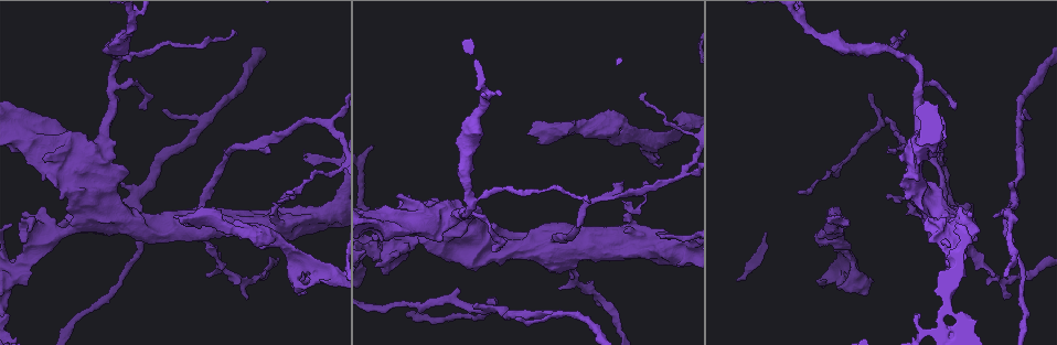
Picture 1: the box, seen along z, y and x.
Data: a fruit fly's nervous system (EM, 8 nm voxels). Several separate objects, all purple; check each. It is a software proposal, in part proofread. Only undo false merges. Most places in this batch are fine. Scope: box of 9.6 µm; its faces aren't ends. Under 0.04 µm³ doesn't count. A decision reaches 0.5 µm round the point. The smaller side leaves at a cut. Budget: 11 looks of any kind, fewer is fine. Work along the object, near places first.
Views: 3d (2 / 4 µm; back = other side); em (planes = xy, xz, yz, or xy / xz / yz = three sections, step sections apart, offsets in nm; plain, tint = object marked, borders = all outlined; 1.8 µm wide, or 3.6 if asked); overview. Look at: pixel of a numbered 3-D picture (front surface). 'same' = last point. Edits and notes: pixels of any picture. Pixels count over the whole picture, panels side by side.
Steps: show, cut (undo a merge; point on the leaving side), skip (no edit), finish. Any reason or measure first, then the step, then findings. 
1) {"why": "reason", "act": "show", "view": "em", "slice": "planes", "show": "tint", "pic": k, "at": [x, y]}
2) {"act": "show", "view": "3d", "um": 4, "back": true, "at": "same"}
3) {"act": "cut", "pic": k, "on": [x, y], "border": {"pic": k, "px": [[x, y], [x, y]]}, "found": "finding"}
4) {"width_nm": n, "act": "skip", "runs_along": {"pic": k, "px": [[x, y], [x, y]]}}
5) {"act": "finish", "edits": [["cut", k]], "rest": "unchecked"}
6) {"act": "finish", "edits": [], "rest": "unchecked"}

{"why": "calibre changes", "act": "show", "view": "3d", "um": 4, "pic": 1, "at": [131, 15]}

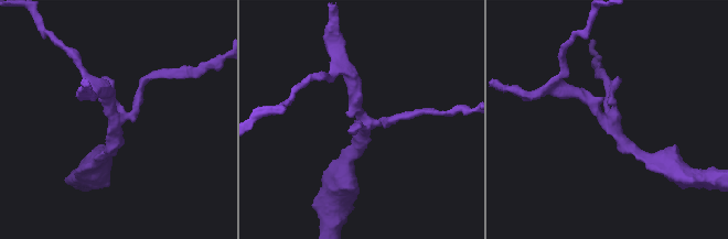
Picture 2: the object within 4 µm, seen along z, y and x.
{"act": "show", "view": "em", "slice": "planes", "show": "tint", "pic": 2, "at": [609, 124]}

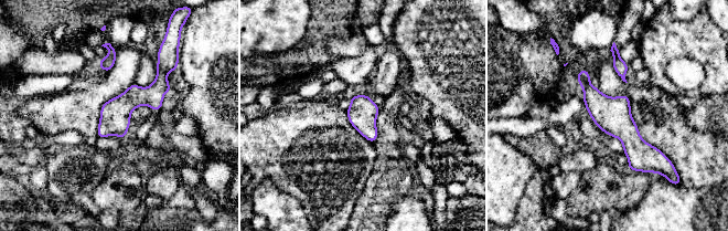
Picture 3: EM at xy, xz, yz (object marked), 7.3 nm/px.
{"width_nm": 220, "act": "skip", "runs_along": {"pic": 3, "px": [[582, 72], [592, 97], [661, 157]]}, "found": "all the same neuron"}

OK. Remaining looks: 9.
{"why": "sudden change in width", "act": "show", "view": "em", "um": 3.6, "slice": "xz", "step": 4, "show": "plain", "pic": 1, "at": [579, 246]}

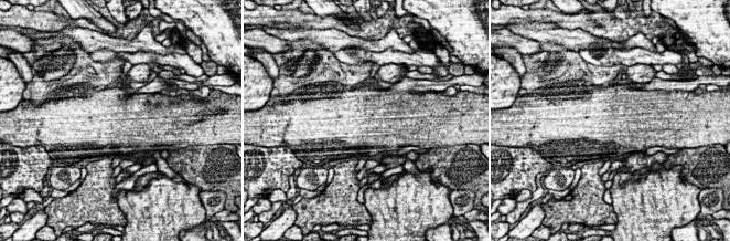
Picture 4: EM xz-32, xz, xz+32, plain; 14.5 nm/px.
{"act": "show", "view": "em", "um": 3.6, "slice": "xz", "step": 4, "show": "tint", "at": "same"}

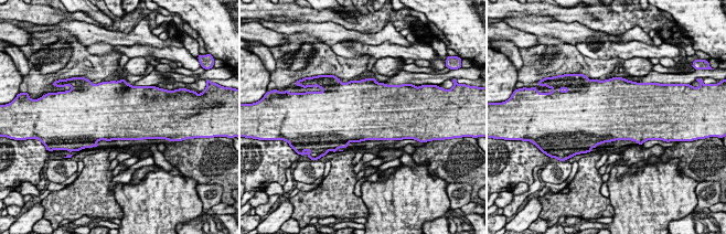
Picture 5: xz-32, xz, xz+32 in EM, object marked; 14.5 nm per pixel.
{"act": "skip", "found": "all the same neuron"}

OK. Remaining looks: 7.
{"why": "arms part here", "act": "show", "view": "3d", "um": 4, "pic": 1, "at": [600, 131]}

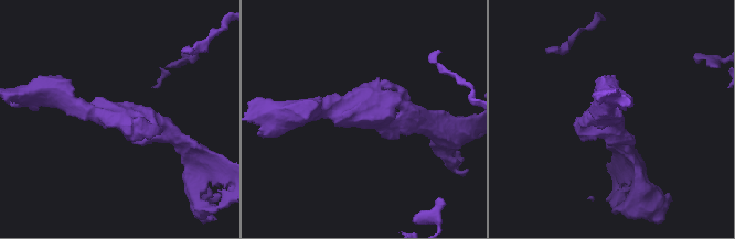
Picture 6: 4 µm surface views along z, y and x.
{"why": "shape alone is not enough", "act": "show", "view": "em", "slice": "xz", "step": 16, "show": "tint", "pic": 6, "at": [111, 114]}

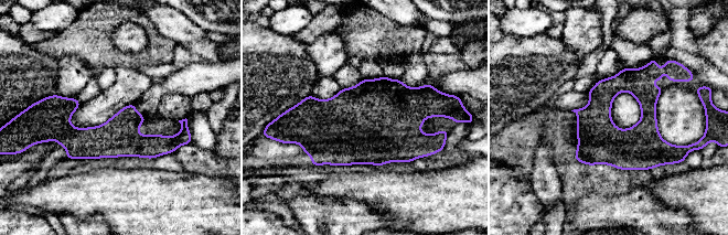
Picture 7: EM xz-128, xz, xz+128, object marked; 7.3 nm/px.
{"act": "skip", "found": "all the same neuron"}

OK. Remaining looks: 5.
{"why": "three arms meet", "act": "show", "view": "3d", "um": 4, "back": true, "pic": 1, "at": [654, 143]}

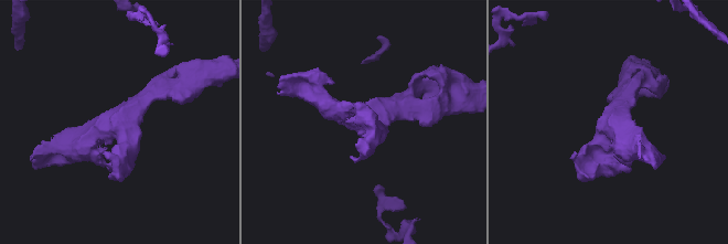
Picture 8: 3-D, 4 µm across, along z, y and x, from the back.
{"why": "now the EM", "act": "show", "view": "em", "slice": "planes", "show": "tint", "pic": 8, "at": [612, 119]}

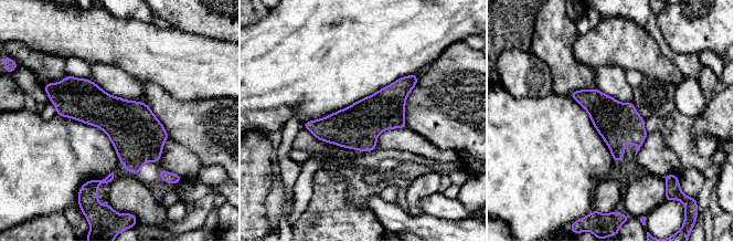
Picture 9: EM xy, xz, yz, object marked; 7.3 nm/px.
{"act": "skip", "runs_along": {"pic": 9, "px": [[414, 77], [359, 125], [306, 125]]}, "found": "all the same neuron"}

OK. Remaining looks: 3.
{"act": "finish", "edits": [], "rest": "unchecked"}

